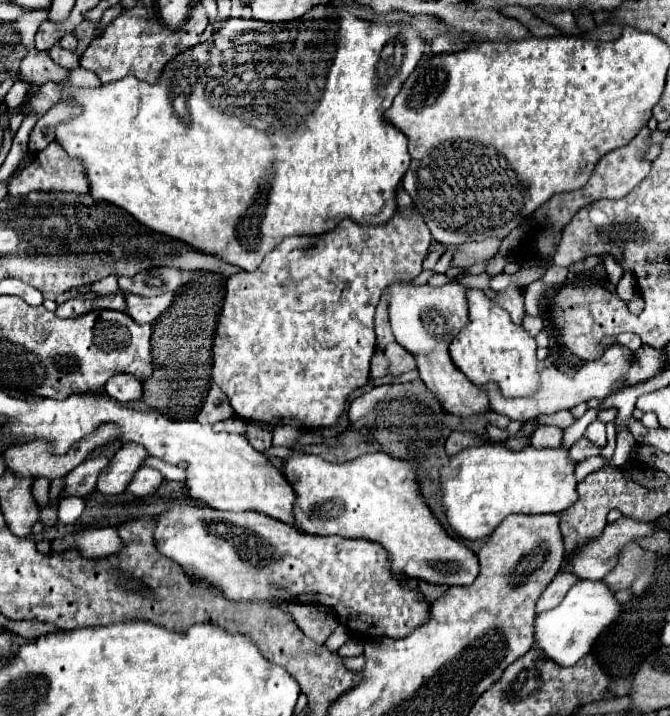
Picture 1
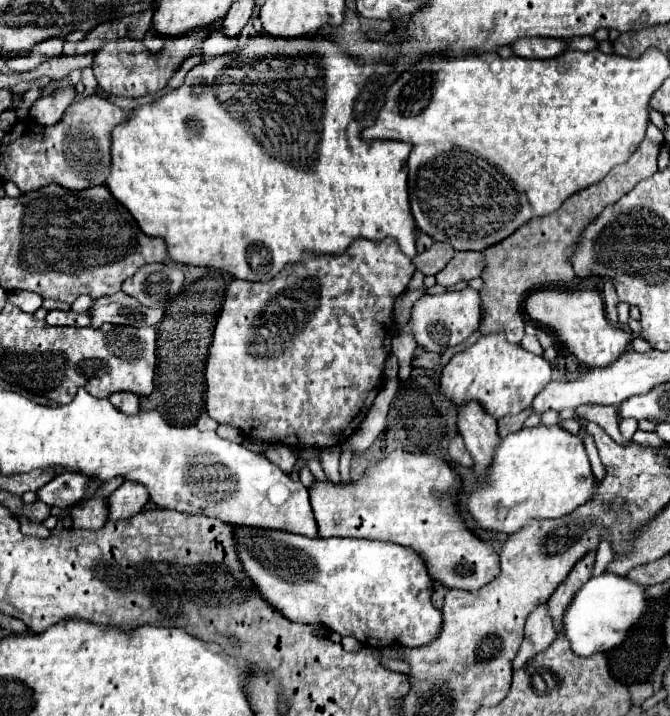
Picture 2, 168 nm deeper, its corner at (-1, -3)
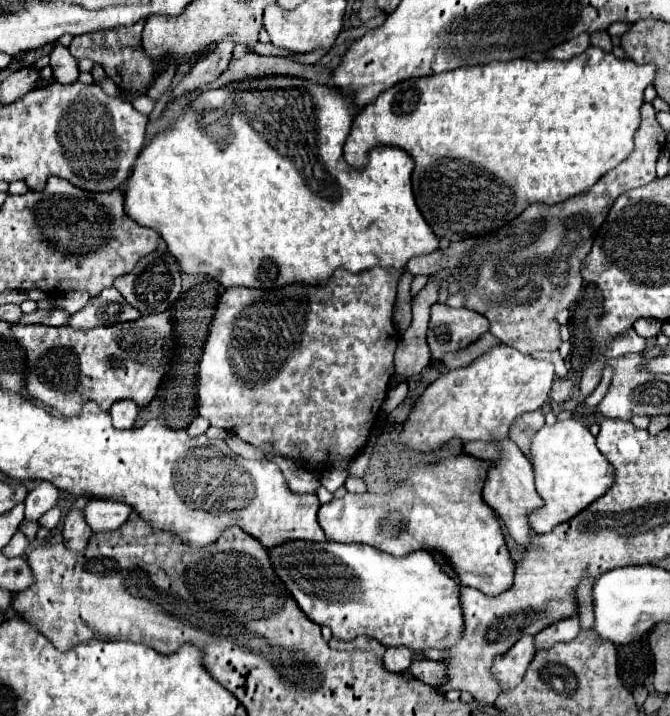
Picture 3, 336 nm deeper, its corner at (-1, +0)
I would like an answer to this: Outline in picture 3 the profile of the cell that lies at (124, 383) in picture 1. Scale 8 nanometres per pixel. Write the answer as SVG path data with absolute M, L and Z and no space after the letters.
M118 401L110 407L110 417L116 429L130 429L136 421L138 405L132 401Z

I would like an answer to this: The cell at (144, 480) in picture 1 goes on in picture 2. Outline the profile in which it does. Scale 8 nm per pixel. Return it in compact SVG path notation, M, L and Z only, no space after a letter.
M124 482L116 492L110 494L112 502L108 504L108 520L122 520L138 514L144 504L150 500L148 490L140 482Z

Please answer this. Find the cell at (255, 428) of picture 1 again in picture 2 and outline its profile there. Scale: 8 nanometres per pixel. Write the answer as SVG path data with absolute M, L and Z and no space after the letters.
M272 444L272 446L264 452L264 456L266 456L270 462L274 462L276 466L280 466L286 474L290 474L292 466L294 466L296 460L298 460L298 452L296 452L294 448L290 448L290 446L284 446L284 444Z

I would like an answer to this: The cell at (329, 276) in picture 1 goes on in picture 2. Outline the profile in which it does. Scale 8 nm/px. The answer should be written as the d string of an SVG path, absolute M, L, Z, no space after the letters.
M356 238L346 252L326 256L326 254L310 254L306 252L304 262L296 262L286 266L280 274L266 282L250 282L250 280L232 280L232 284L226 290L226 300L222 304L216 328L214 328L214 340L208 352L206 362L206 410L208 414L218 420L220 424L230 424L240 428L248 438L256 438L262 442L280 442L292 448L328 448L328 446L340 446L350 434L354 434L366 412L370 410L380 386L382 386L382 364L386 356L390 354L390 342L394 336L394 322L392 322L392 306L394 298L402 294L416 270L412 264L412 258L406 256L398 242L394 238L384 238L382 242L366 242L366 238Z

